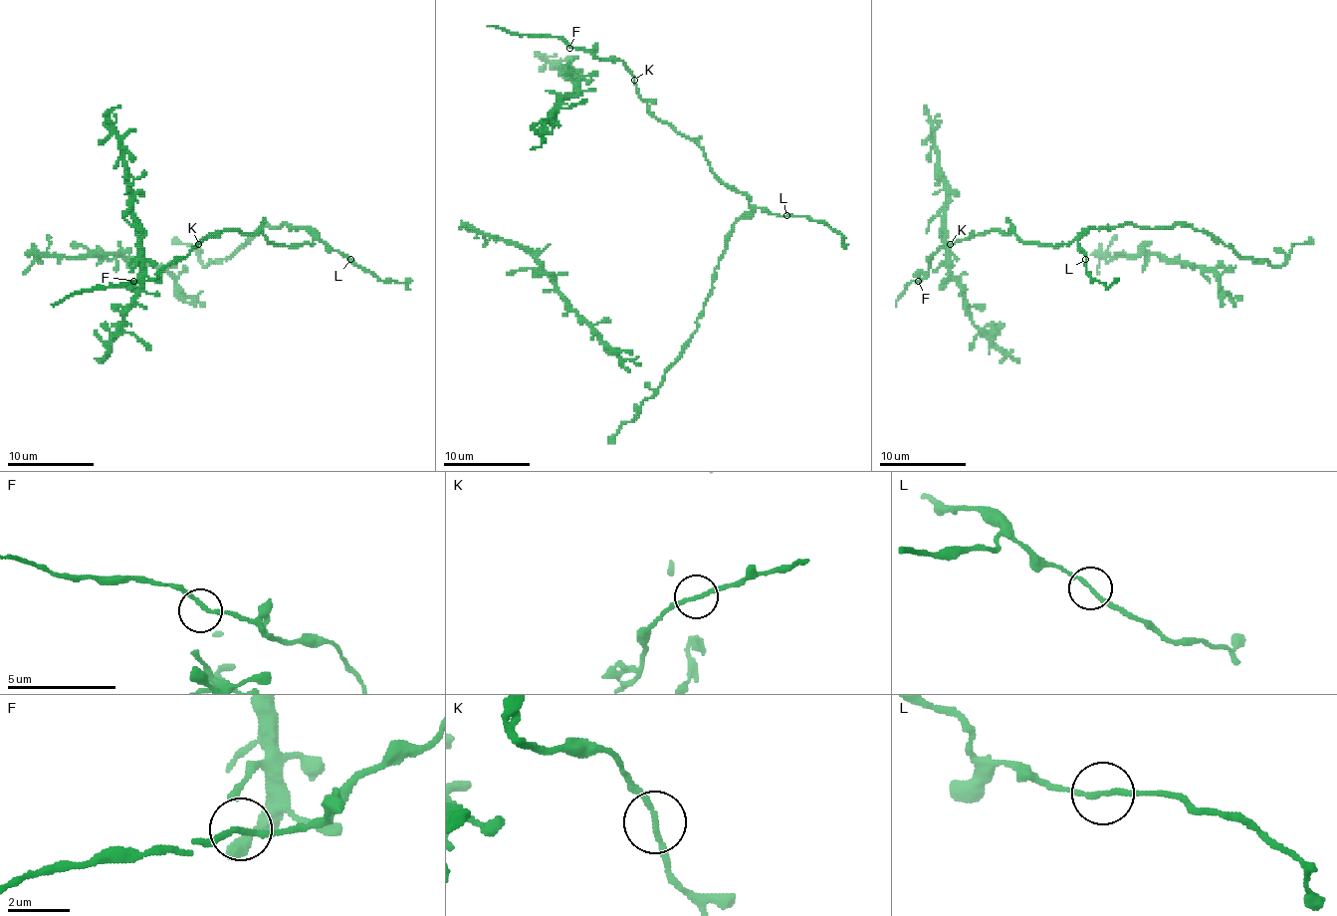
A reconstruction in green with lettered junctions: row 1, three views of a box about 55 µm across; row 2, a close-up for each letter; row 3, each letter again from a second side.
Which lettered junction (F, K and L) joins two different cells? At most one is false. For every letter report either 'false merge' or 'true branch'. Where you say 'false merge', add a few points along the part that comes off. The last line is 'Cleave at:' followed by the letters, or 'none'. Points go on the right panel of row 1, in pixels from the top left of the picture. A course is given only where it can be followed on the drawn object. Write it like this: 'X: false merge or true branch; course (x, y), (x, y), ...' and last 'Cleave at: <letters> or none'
F: true branch
K: true branch
L: true branch
Cleave at: none

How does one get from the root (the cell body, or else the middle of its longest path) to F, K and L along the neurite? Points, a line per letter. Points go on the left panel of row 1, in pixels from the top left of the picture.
F: (304, 229), (313, 242), (289, 246), (276, 246), (261, 233), (218, 231), (155, 278), (133, 281)
K: (304, 229), (315, 237), (311, 244), (276, 246), (261, 233), (237, 231), (218, 231), (198, 244)
L: (304, 229), (311, 229), (349, 259)

